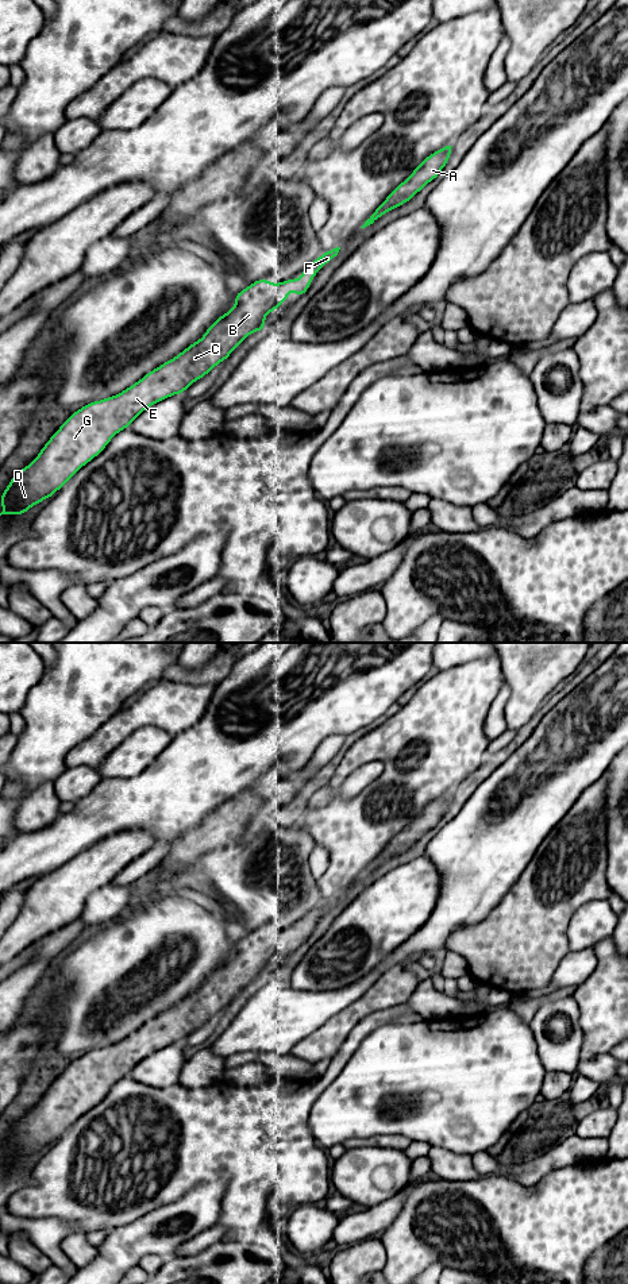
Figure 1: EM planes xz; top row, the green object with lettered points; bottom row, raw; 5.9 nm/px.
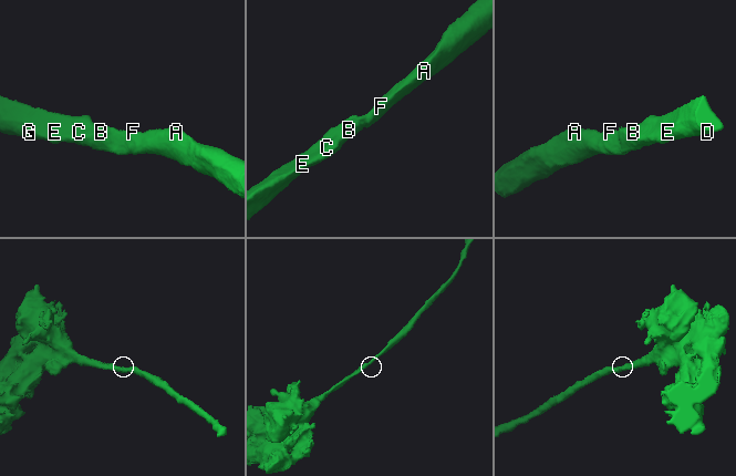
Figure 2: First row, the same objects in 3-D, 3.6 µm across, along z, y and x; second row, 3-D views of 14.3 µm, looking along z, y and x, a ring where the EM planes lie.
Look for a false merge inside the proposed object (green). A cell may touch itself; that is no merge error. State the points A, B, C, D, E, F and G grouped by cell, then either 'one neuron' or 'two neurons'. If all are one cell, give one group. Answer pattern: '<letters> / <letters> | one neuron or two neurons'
A B C D E F G | one neuron

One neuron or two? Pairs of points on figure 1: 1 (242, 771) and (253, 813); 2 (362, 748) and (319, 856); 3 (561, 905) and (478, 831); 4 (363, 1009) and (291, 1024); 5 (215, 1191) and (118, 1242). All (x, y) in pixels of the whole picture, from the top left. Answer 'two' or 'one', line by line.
1: two
2: two
3: two
4: two
5: one

